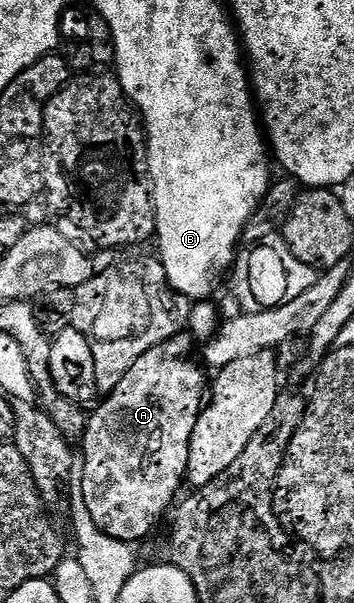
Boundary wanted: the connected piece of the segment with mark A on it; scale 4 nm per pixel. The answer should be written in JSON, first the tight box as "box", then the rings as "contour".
{"box":[78,334,206,546],"contour":[[[177,334],[144,352],[142,358],[138,358],[138,362],[126,370],[122,382],[118,382],[114,391],[107,393],[95,405],[96,413],[93,411],[89,415],[82,437],[84,477],[80,480],[78,495],[86,502],[98,531],[131,546],[136,544],[135,540],[146,539],[160,515],[168,507],[168,511],[173,507],[180,480],[182,484],[188,475],[190,442],[194,428],[198,426],[201,409],[206,403],[205,369],[187,360],[192,352],[192,344],[194,340],[191,335]]]}

